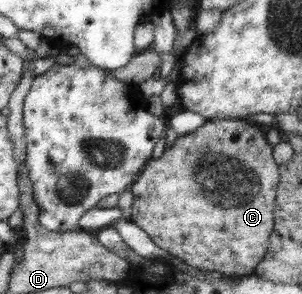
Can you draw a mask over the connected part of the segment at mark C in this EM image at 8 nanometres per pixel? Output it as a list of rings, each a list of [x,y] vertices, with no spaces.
[[[206,120],[199,129],[185,135],[180,135],[171,148],[165,149],[159,158],[151,158],[147,162],[144,171],[129,188],[129,191],[134,195],[129,220],[145,230],[158,247],[161,247],[161,249],[167,251],[170,255],[191,265],[191,267],[205,271],[218,271],[226,276],[251,275],[269,248],[270,236],[274,228],[274,208],[278,184],[280,183],[280,174],[272,151],[273,147],[266,139],[266,131],[255,127],[255,125],[249,125],[247,120]]]

